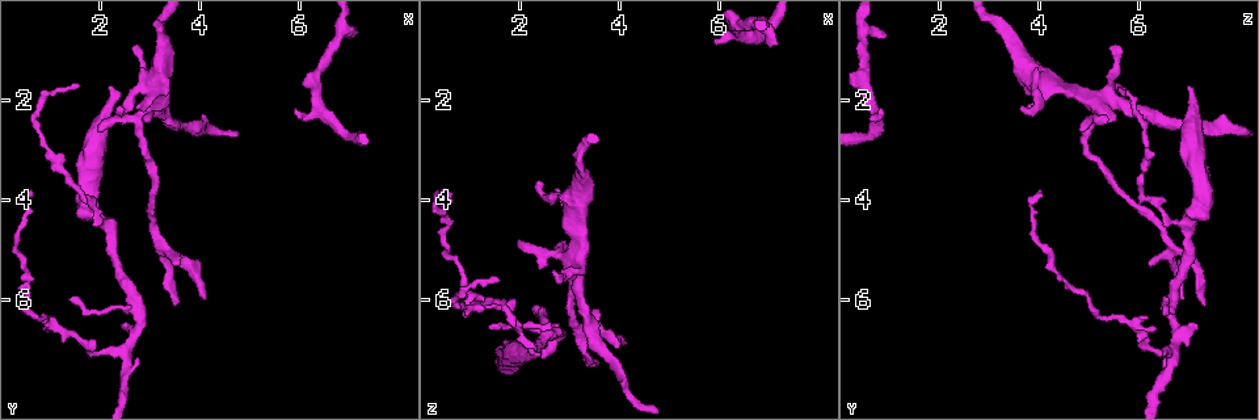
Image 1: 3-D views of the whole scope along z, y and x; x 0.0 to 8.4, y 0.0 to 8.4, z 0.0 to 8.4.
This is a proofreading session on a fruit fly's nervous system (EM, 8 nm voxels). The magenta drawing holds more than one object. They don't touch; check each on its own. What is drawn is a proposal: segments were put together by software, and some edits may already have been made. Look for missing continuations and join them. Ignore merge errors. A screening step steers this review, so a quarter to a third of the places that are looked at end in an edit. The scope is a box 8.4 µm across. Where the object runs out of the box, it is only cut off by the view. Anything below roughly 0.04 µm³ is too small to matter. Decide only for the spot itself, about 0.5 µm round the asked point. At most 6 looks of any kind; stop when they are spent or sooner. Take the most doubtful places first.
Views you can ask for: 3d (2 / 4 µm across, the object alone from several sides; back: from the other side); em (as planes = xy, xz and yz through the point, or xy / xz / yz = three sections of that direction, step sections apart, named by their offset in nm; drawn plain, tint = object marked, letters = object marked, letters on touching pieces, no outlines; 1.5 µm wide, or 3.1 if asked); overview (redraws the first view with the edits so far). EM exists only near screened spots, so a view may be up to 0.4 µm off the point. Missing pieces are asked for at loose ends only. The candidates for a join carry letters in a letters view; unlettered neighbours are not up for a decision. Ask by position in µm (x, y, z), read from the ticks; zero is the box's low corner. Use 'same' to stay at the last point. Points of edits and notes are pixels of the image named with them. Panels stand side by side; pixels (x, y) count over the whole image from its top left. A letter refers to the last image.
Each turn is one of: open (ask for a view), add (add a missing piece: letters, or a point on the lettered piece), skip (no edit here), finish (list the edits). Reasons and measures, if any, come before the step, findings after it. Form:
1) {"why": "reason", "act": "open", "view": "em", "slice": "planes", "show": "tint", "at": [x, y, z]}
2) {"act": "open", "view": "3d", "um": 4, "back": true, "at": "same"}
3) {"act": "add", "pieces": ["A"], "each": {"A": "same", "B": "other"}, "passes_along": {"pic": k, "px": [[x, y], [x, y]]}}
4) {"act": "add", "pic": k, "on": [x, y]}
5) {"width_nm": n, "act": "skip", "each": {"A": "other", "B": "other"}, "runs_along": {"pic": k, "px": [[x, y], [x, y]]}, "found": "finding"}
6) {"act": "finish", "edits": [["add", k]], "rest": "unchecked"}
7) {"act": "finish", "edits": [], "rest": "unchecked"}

{"act": "open", "view": "em", "slice": "planes", "show": "plain", "at": [4.10, 6.00, 6.85]}

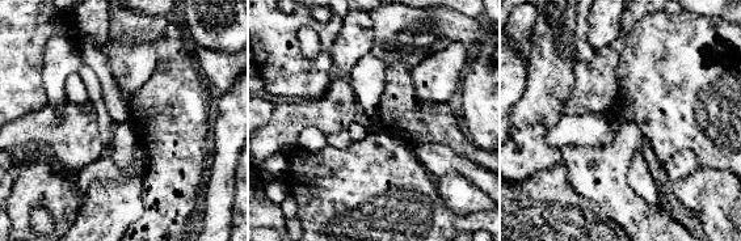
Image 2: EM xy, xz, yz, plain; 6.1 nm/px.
{"why": "see the neighbours", "act": "open", "view": "em", "slice": "planes", "show": "letters", "at": "same"}

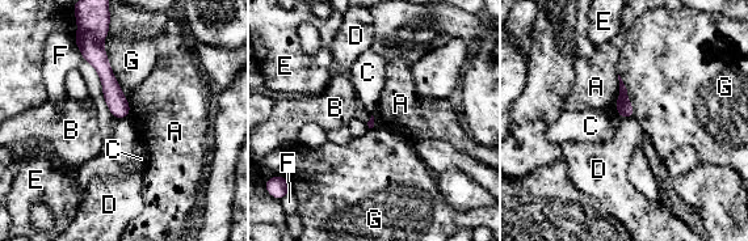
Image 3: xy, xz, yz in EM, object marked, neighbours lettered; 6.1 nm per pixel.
{"act": "skip", "each": {"A": "other", "B": "other", "C": "other", "D": "other", "E": "other", "F": "other", "G": "other"}, "runs_along": {"pic": 3, "px": [[95, 47], [114, 100], [125, 113]]}, "found": "no lettered piece goes on from it"}

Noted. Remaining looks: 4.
{"why": "free end", "act": "open", "view": "3d", "um": 4, "at": [5.90, 2.20, 0.80]}

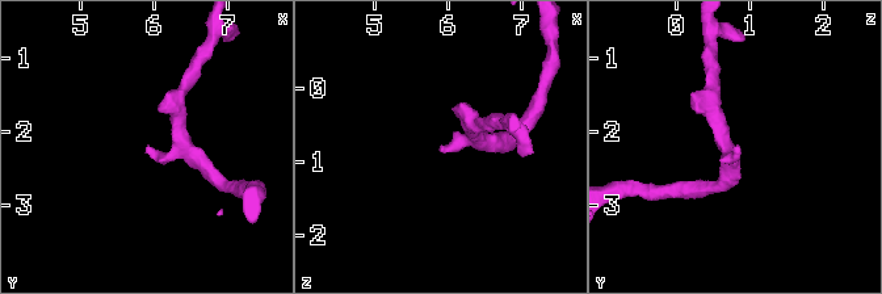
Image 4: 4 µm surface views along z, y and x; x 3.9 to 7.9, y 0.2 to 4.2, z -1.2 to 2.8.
{"why": "shape alone is not enough", "act": "open", "view": "em", "slice": "planes", "show": "tint", "at": [5.90, 2.25, 0.80]}

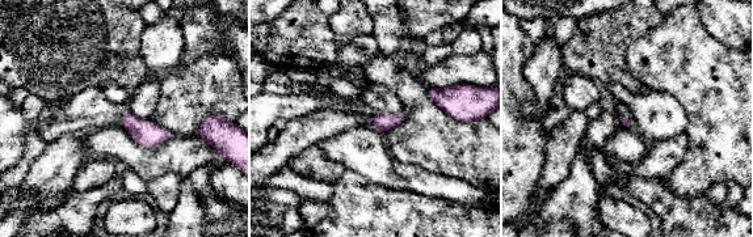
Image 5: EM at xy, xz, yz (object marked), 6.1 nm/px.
{"act": "open", "view": "em", "slice": "planes", "show": "letters", "at": "same"}

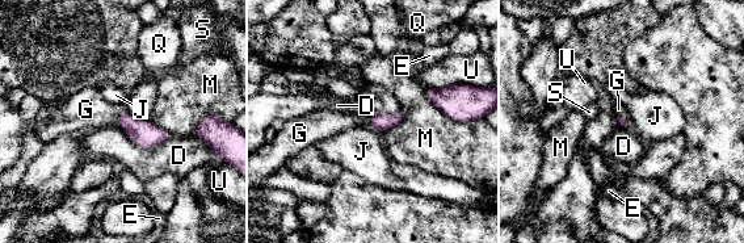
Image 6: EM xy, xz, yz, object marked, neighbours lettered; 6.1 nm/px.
{"act": "add", "pieces": ["G"], "each": {"D": "other", "E": "other", "G": "same", "J": "other", "M": "other", "Q": "other", "S": "other", "U": "other"}, "passes_along": {"pic": 6, "px": [[622, 121], [621, 116], [618, 109]]}, "found": "the neuron continues"}

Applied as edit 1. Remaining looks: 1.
{"act": "finish", "edits": [["add", 6]], "rest": "unchecked"}

